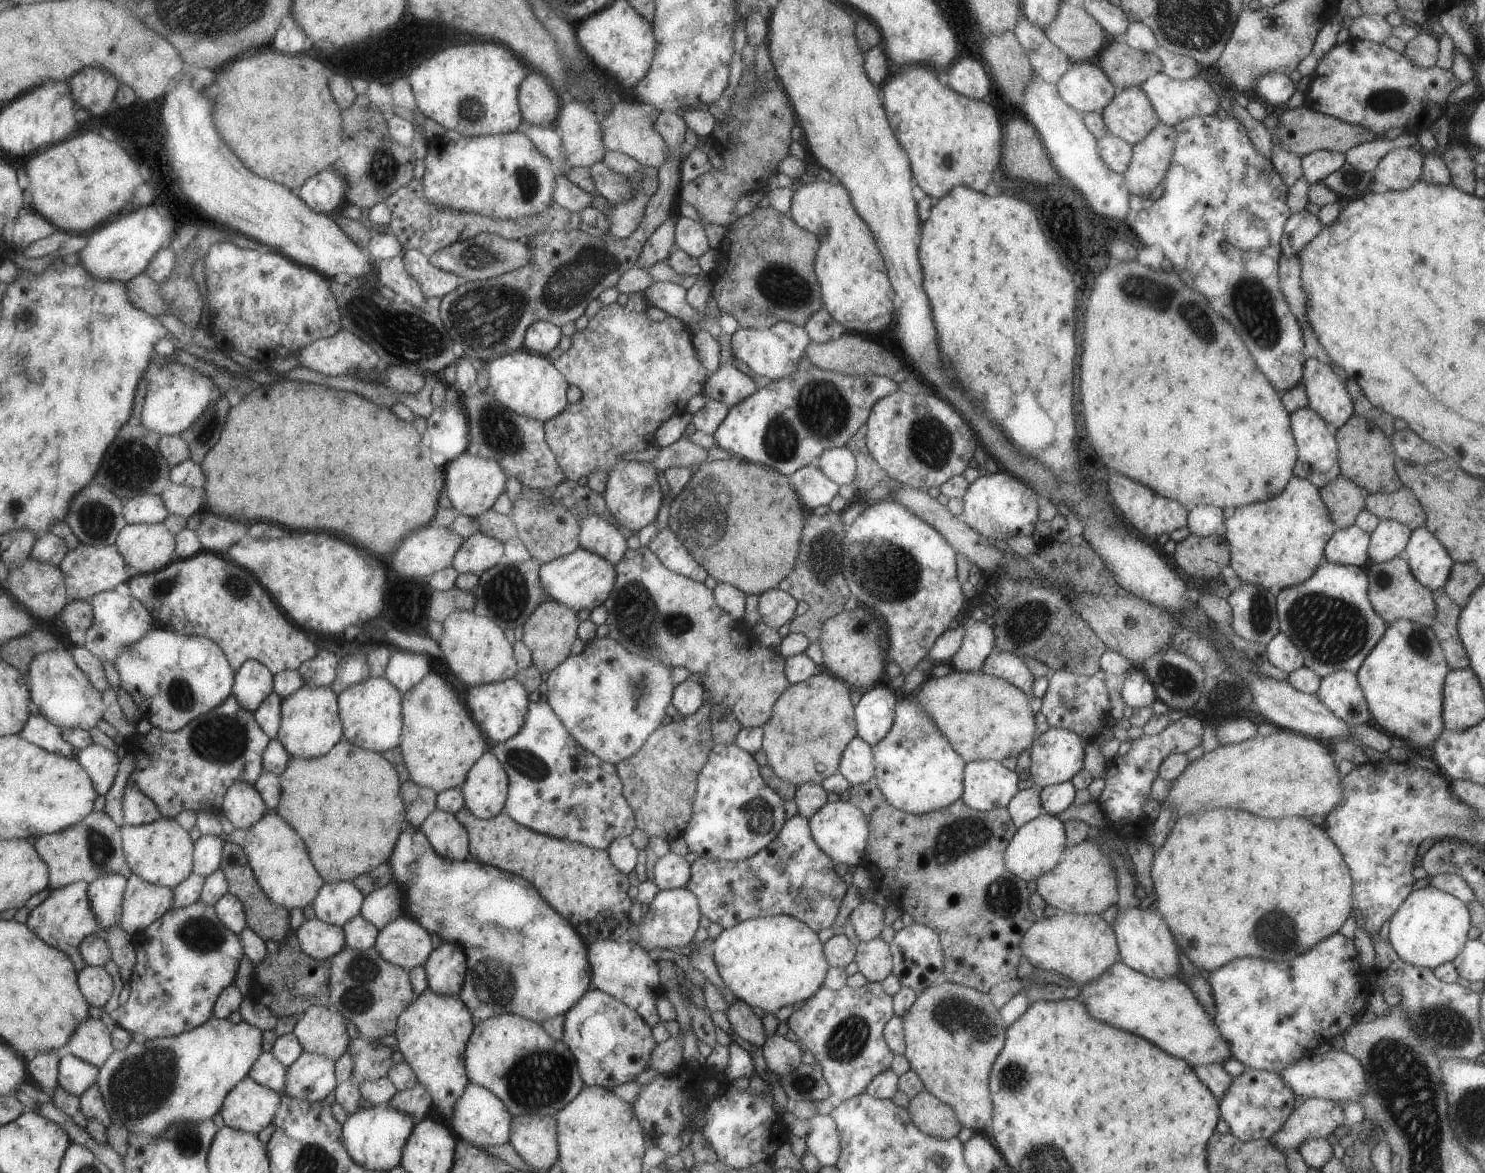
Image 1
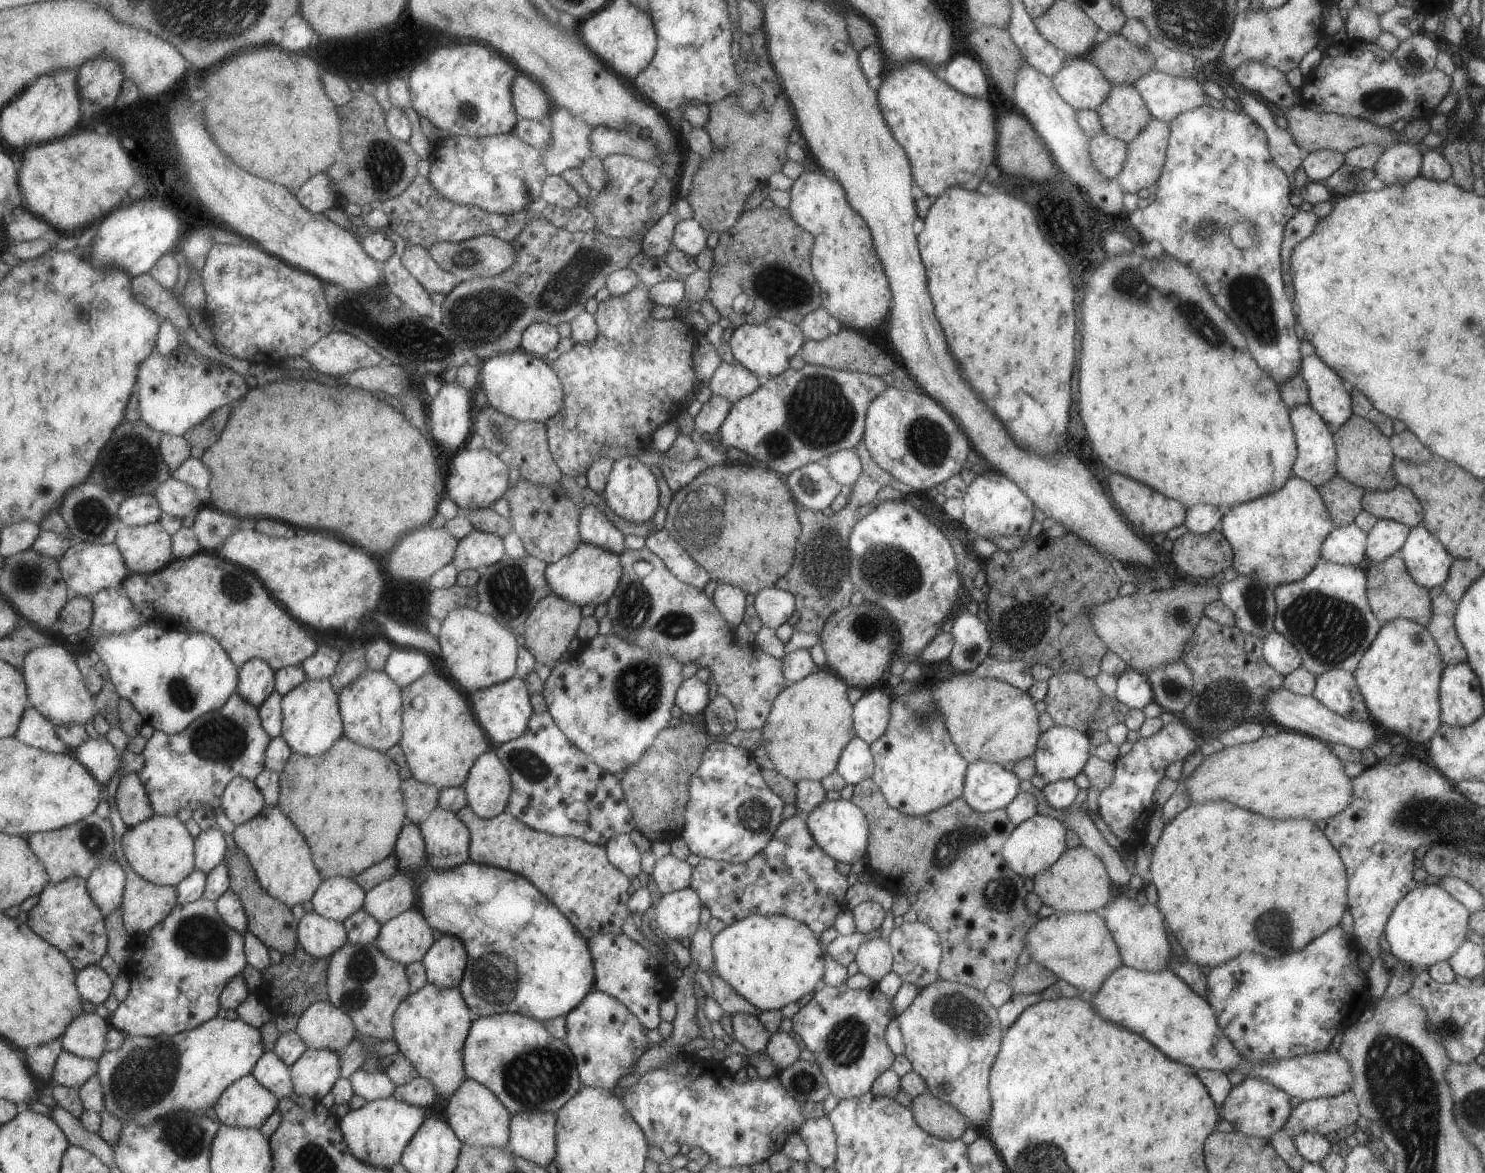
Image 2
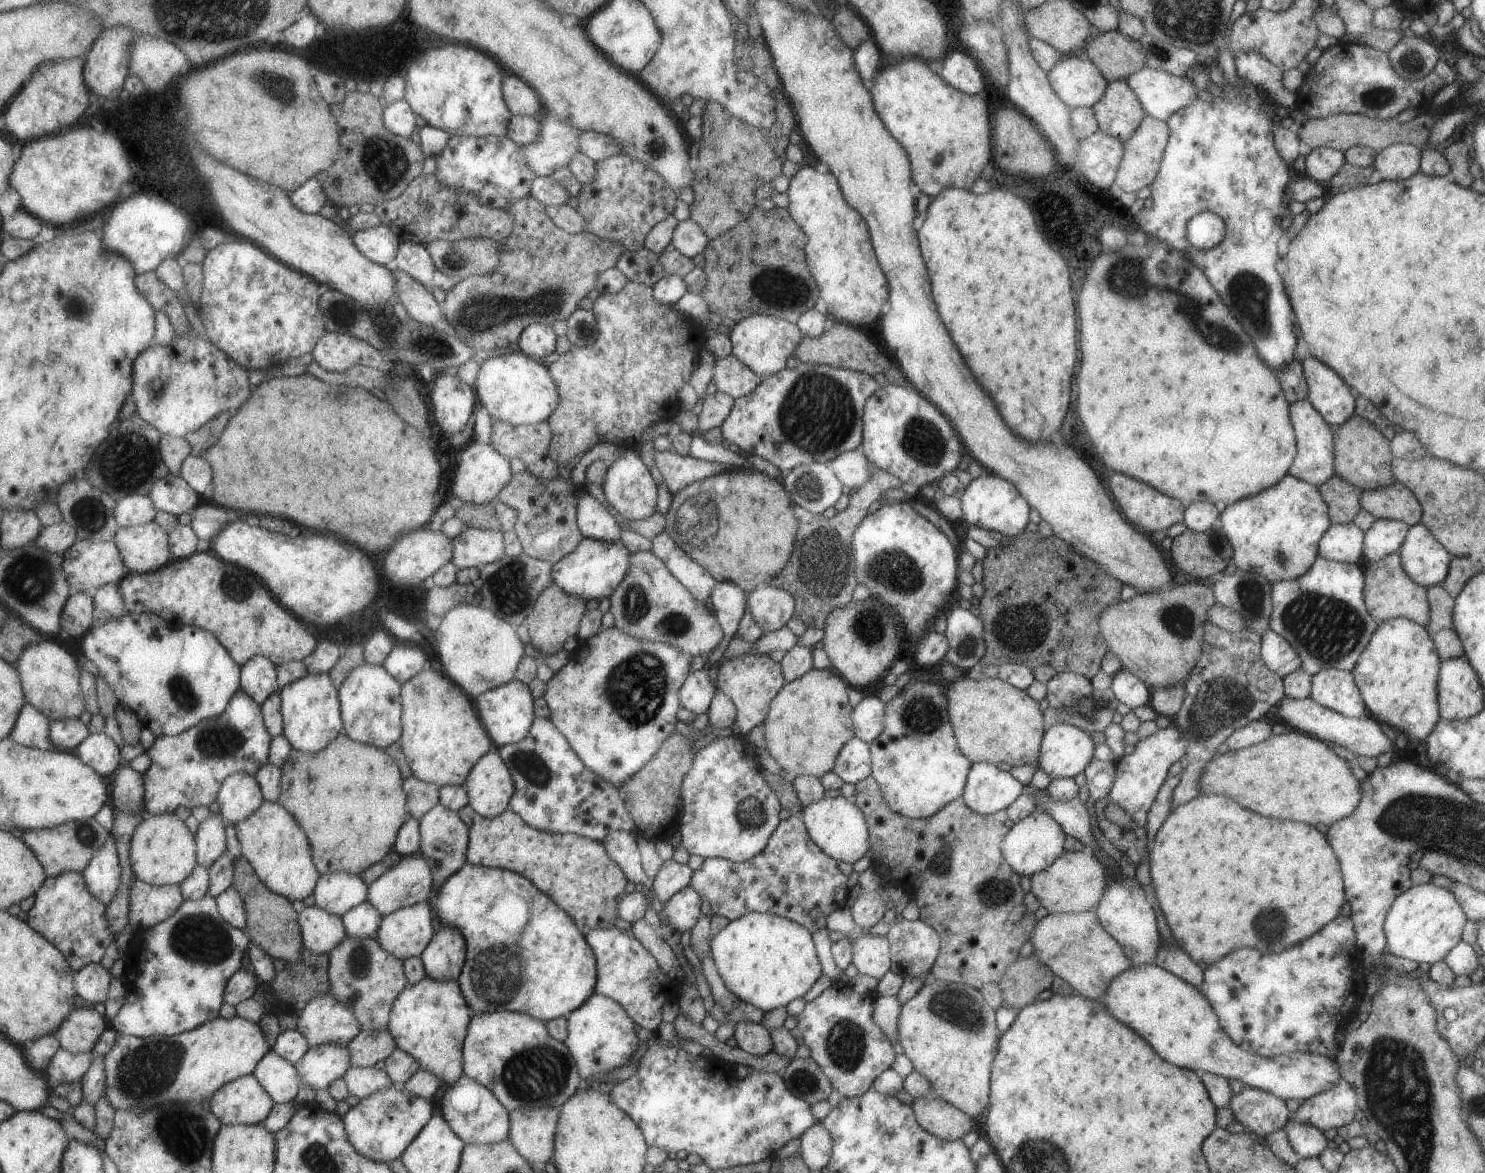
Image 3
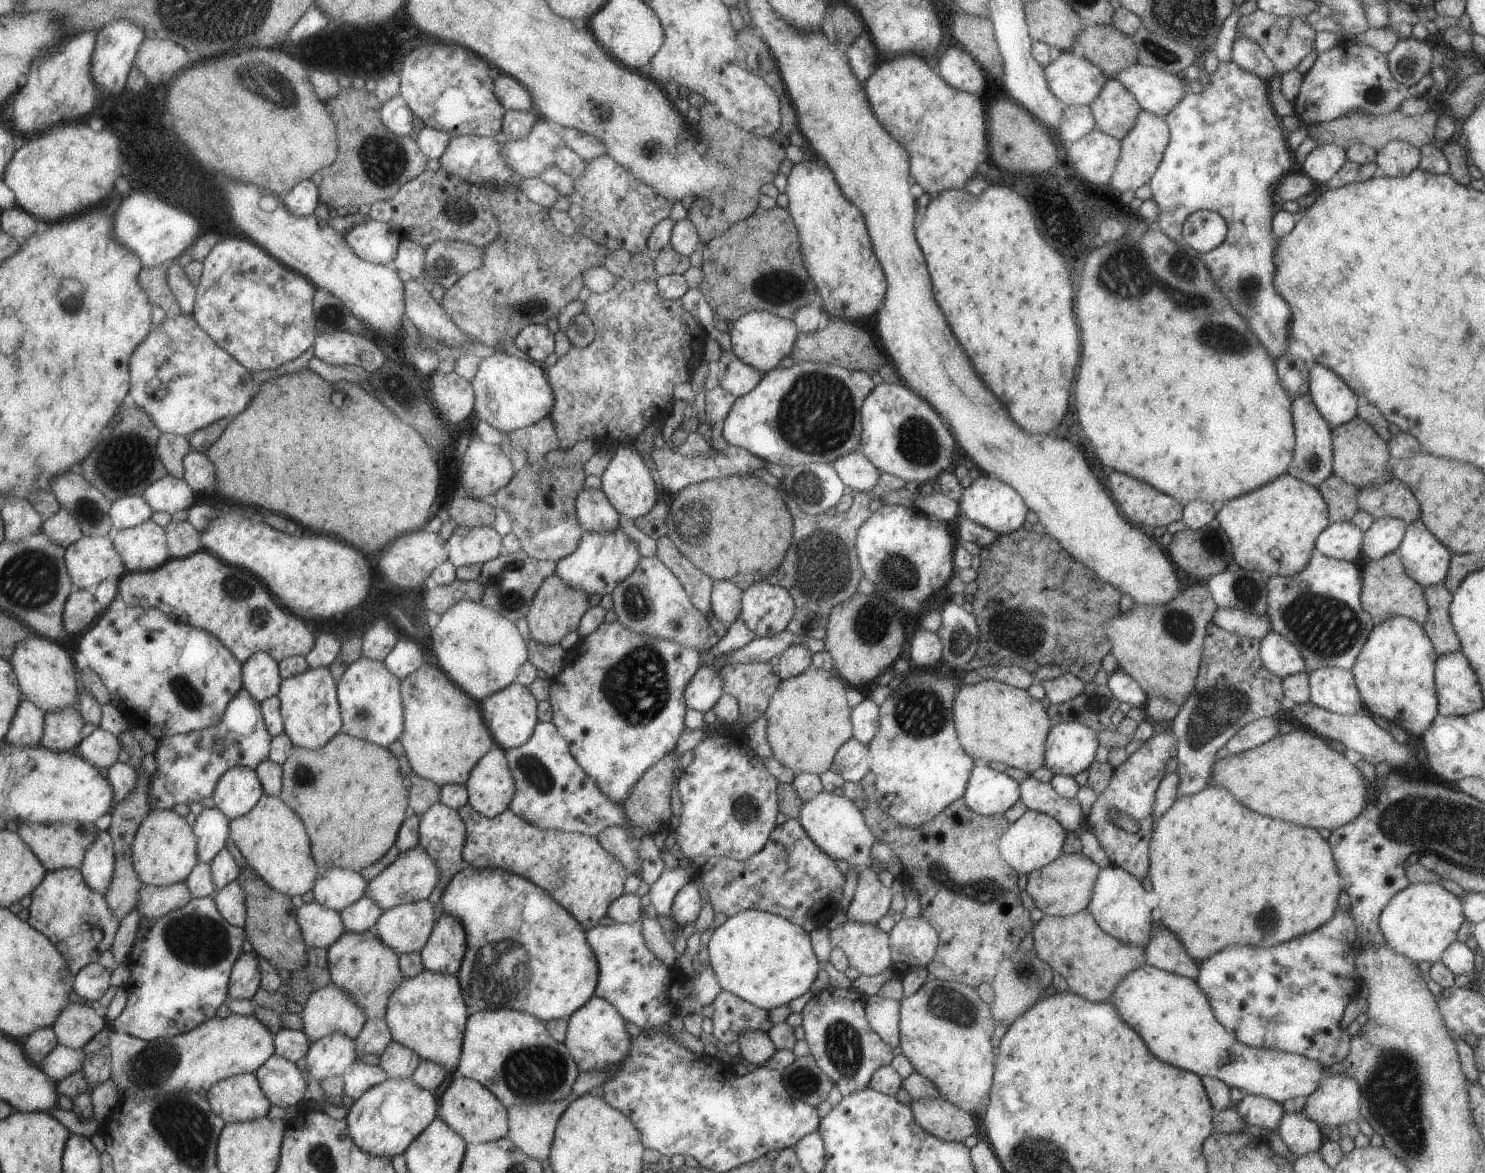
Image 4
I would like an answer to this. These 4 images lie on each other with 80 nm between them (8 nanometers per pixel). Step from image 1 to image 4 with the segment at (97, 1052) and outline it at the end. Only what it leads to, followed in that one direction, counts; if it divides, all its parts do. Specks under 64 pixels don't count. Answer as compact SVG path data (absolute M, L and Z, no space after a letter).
M74 999L55 1022L60 1045L73 1049L83 1049L104 1030L109 1029L109 1021L90 1006L88 1002L77 1003Z

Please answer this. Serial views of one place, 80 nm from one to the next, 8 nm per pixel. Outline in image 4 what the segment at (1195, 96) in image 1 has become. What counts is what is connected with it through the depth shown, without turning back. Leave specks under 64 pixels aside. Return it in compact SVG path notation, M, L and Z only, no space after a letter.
M1139 65L1119 70L1113 79L1135 98L1140 110L1164 118L1188 90L1186 80L1163 70Z

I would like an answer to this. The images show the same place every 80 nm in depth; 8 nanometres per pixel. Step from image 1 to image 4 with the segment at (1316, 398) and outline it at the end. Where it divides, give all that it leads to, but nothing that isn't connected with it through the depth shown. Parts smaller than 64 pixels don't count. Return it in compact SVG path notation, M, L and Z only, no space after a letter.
M1325 366L1309 367L1308 394L1319 415L1330 427L1340 426L1356 417L1359 397L1341 378Z

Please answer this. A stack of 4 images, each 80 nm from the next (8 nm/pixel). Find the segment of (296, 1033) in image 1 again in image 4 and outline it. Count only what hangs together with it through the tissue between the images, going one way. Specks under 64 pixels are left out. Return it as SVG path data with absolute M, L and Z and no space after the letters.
M332 983L313 990L300 1013L305 1037L307 1041L311 1040L312 1042L327 1036L327 1034L331 1034L331 1032L341 1032L341 1034L355 1039L367 1020L367 1016L361 1010L361 1006L357 1006L357 1002L353 1002L353 998L349 994L345 994L345 990L337 988Z

